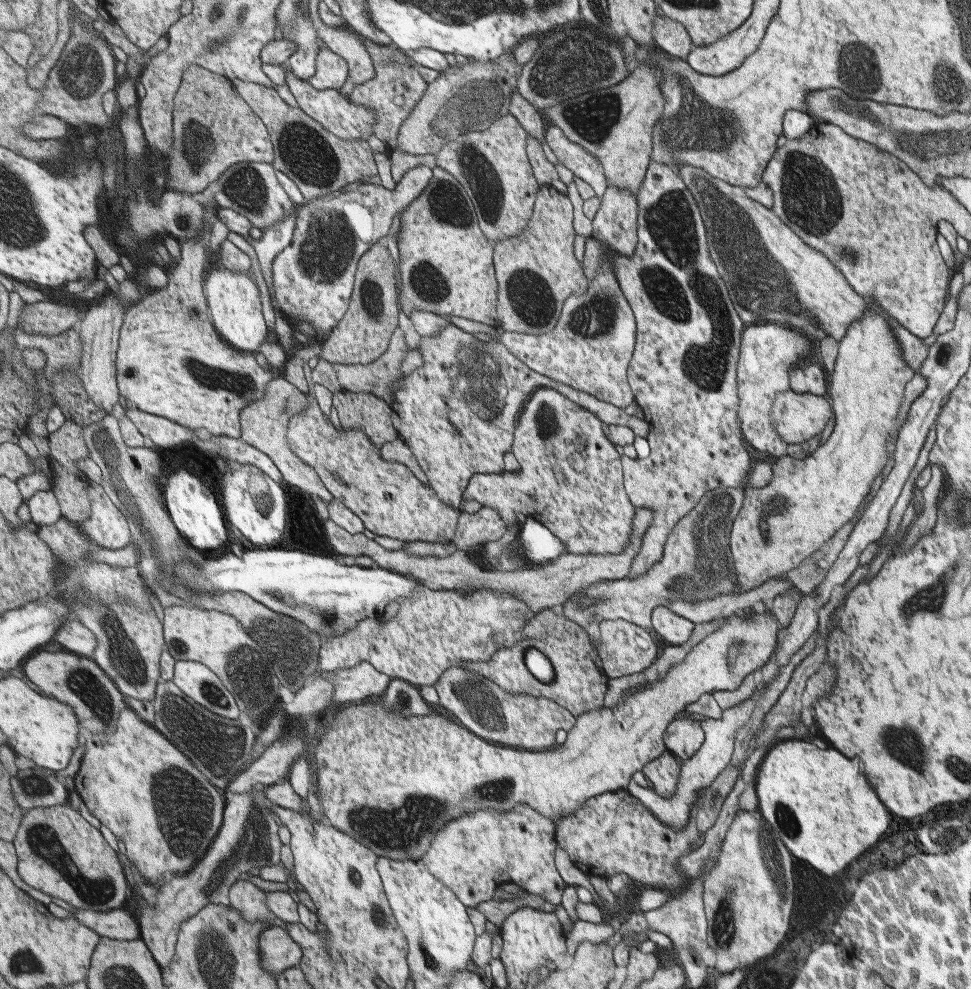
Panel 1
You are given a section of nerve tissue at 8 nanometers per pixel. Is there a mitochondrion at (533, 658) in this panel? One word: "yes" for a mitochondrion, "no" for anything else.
yes

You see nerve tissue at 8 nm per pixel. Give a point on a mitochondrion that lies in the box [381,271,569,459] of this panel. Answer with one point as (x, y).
(486, 386)

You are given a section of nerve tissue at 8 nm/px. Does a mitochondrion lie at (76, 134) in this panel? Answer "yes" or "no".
no

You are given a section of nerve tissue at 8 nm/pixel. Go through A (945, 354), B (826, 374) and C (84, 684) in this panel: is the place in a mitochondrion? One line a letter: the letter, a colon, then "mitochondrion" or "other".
A: mitochondrion
B: other
C: mitochondrion

